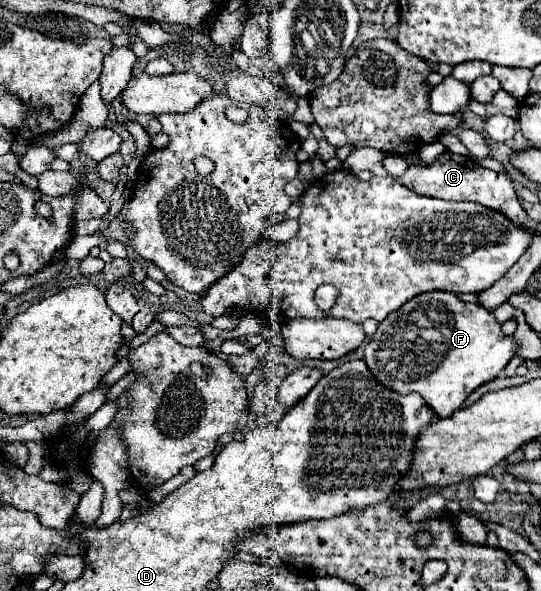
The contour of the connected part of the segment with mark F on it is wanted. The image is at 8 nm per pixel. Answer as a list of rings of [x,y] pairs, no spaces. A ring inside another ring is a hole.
[[[423,292],[423,296],[415,296],[379,324],[377,332],[365,346],[365,362],[373,376],[387,388],[399,394],[419,392],[437,416],[451,416],[477,386],[497,378],[517,352],[515,336],[505,336],[502,323],[493,315],[483,306],[463,302],[453,292]]]

